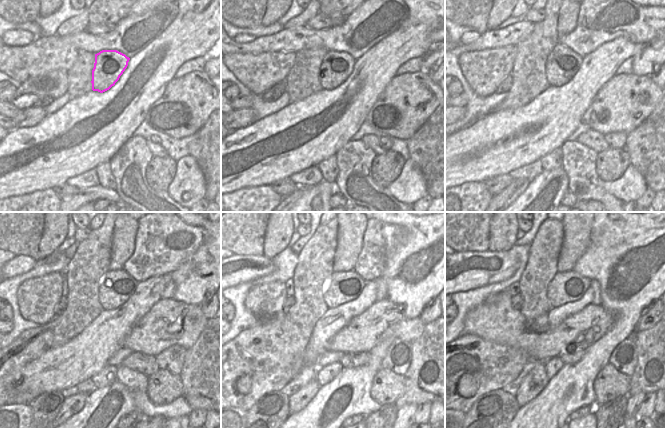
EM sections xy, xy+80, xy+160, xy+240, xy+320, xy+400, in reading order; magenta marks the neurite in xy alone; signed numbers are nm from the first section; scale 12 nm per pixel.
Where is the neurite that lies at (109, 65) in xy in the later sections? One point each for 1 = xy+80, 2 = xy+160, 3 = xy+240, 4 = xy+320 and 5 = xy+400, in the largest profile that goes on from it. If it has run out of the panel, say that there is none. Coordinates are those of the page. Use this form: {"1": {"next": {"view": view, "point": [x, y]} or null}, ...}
{"1": {"next": {"view": "xy+80", "point": [336, 67]}}, "2": {"next": {"view": "xy+160", "point": [562, 64]}}, "3": {"next": {"view": "xy+240", "point": [116, 287]}}, "4": {"next": {"view": "xy+320", "point": [345, 286]}}, "5": {"next": {"view": "xy+400", "point": [569, 286]}}}

